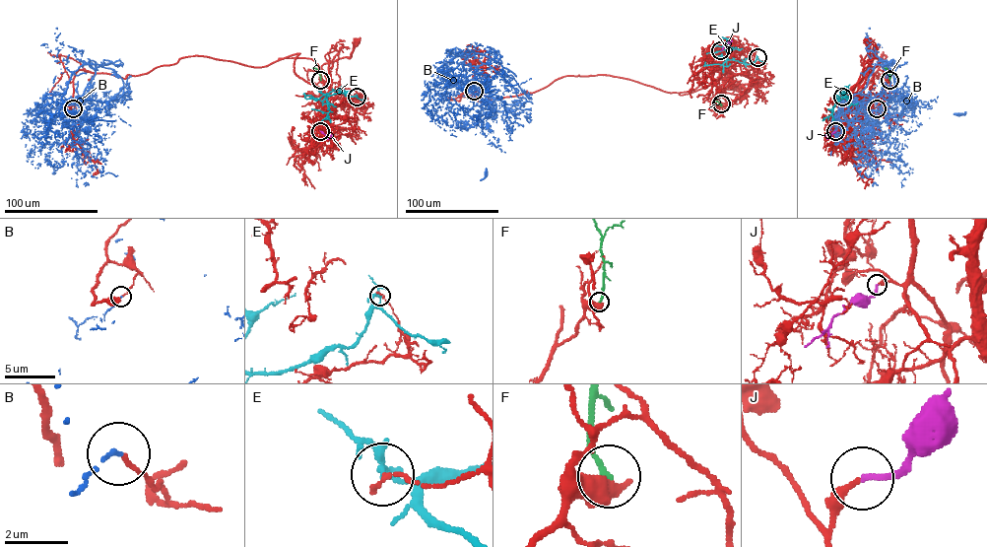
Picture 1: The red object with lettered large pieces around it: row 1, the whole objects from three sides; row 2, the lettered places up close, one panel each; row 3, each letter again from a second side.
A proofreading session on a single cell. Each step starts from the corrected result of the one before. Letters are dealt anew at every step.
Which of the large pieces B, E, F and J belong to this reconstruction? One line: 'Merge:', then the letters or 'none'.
Merge: J

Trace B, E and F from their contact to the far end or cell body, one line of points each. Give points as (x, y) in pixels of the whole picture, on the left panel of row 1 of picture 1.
B: (73, 108), (37, 114), (66, 111), (71, 76), (93, 60), (88, 96), (34, 117), (27, 161), (45, 156)
E: (357, 97), (333, 91), (326, 96), (329, 112), (311, 108)
F: (320, 80), (319, 72), (313, 68)

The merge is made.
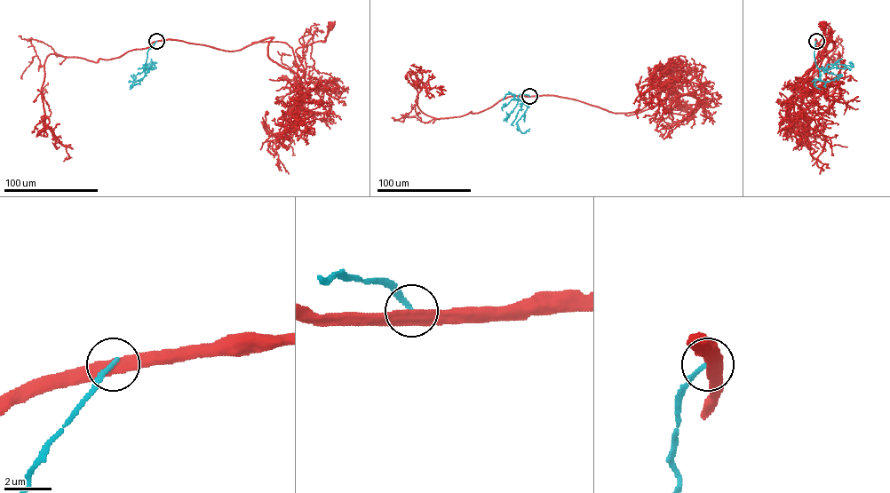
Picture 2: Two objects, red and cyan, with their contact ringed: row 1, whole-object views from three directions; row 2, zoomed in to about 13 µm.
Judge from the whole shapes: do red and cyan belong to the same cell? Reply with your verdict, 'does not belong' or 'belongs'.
does not belong

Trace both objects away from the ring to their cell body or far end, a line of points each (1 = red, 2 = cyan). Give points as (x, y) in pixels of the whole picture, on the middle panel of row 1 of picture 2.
1: (529, 96), (575, 99), (630, 115), (657, 106), (670, 92), (677, 98), (671, 113), (694, 113), (704, 103)
2: (529, 96), (520, 93), (518, 96), (528, 106), (517, 123), (521, 132), (529, 129)

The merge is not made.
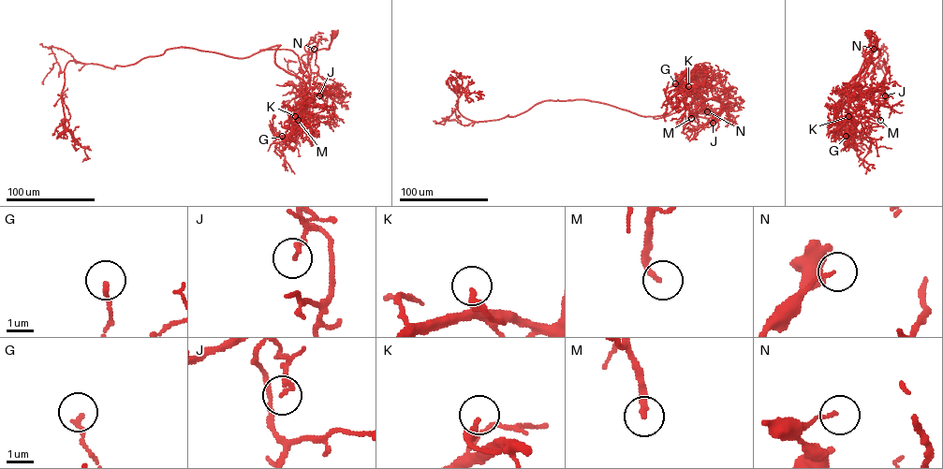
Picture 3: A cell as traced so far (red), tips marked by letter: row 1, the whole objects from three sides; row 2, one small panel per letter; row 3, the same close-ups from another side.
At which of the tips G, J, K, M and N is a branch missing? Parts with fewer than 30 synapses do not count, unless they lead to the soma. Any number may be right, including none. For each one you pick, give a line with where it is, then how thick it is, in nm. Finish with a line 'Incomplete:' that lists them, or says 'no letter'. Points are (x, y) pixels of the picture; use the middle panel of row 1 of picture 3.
M: (691, 118) | 220 nm
Incomplete: M

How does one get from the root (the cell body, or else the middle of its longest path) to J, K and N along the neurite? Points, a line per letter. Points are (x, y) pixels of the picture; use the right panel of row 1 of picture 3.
J: (869, 34), (871, 45), (880, 53), (851, 88), (849, 97), (856, 98), (861, 93), (882, 89), (885, 95)
K: (869, 34), (871, 45), (880, 53), (851, 88), (848, 116)
N: (869, 34), (871, 45), (880, 52), (861, 78), (859, 73), (871, 57), (874, 49)

